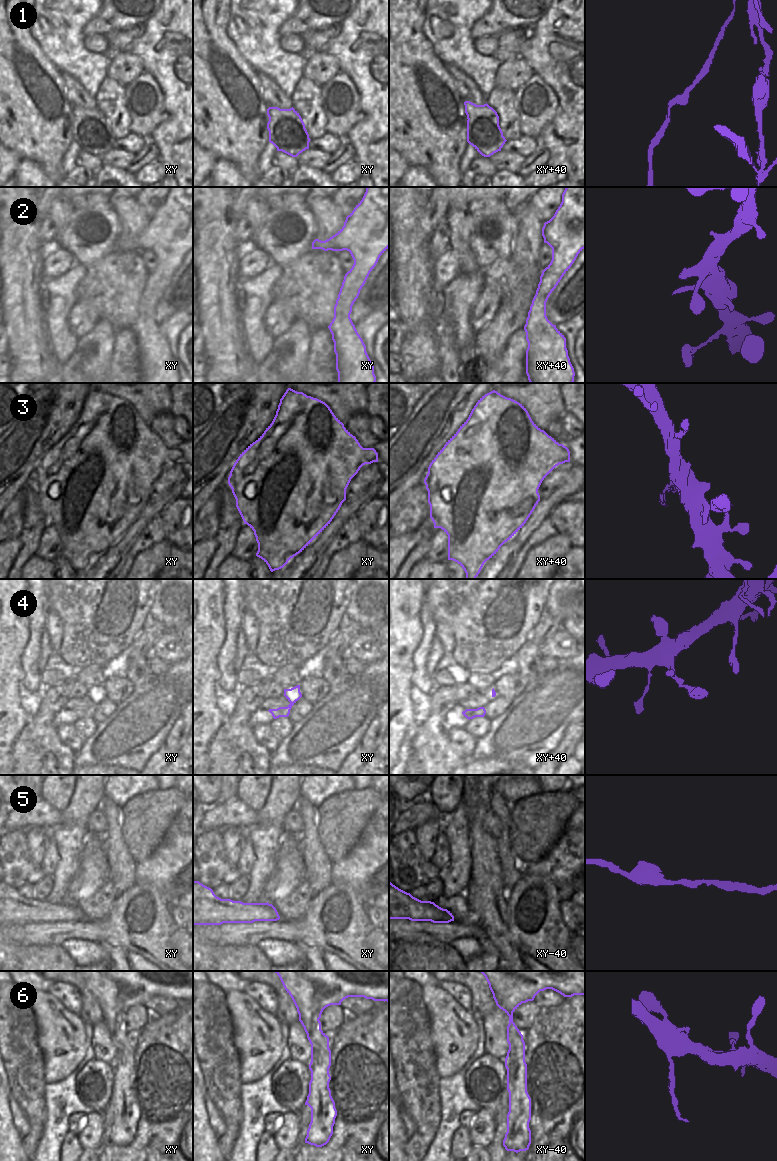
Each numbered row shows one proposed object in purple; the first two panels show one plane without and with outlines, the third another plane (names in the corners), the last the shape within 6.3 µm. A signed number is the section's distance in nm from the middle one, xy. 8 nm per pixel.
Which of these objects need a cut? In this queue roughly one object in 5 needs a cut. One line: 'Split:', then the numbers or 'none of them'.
Split: 1, 3, 6

